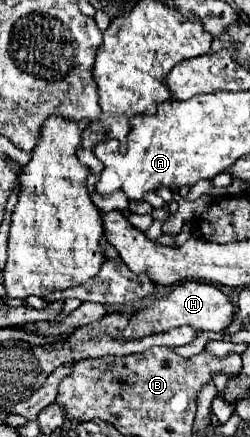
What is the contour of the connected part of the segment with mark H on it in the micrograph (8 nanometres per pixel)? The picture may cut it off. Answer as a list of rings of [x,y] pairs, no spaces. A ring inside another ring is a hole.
[[[186,282],[186,284],[176,286],[170,292],[170,296],[158,300],[154,306],[132,314],[124,330],[124,340],[140,340],[144,336],[168,332],[178,326],[190,326],[196,332],[202,332],[202,330],[222,332],[232,320],[234,320],[234,306],[222,290],[218,290],[212,284],[204,284],[204,282]]]

